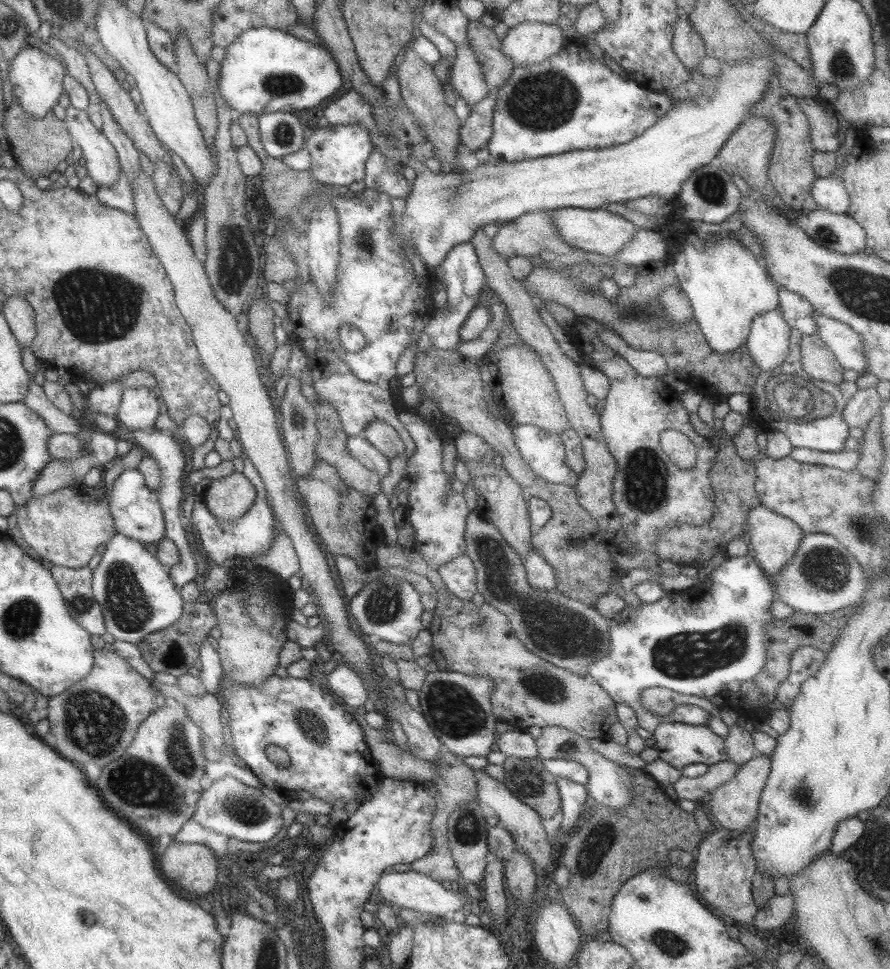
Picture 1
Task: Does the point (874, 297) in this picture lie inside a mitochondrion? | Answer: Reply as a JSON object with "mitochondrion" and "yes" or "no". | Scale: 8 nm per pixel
{"mitochondrion":"yes"}

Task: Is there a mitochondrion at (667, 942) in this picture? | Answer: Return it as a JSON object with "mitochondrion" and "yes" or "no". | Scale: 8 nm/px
{"mitochondrion":"yes"}

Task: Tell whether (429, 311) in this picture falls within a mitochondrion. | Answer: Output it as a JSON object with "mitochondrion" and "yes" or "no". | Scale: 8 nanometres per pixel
{"mitochondrion":"no"}

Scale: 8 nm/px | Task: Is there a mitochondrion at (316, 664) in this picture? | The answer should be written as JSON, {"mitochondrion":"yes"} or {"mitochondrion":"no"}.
{"mitochondrion":"no"}

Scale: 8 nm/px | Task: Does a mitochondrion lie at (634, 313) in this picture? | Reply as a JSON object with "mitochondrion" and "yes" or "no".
{"mitochondrion":"yes"}

